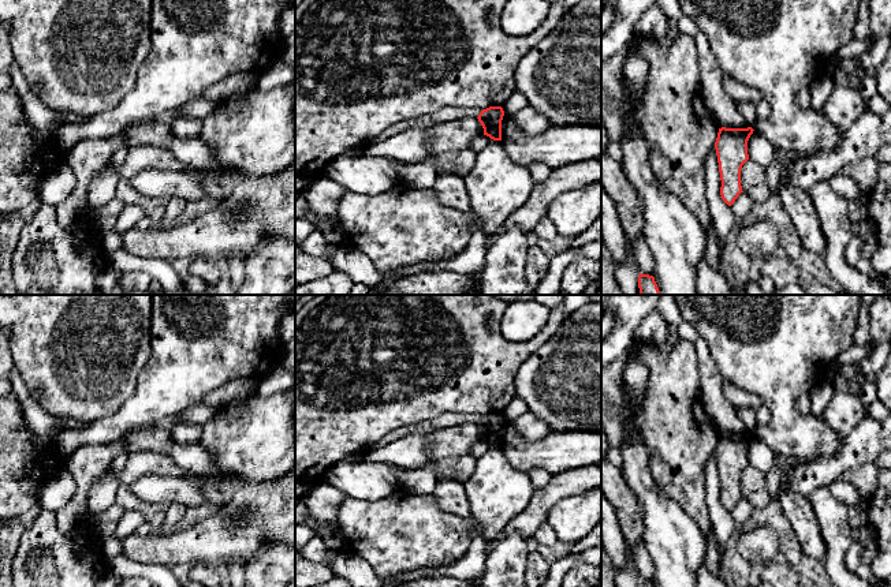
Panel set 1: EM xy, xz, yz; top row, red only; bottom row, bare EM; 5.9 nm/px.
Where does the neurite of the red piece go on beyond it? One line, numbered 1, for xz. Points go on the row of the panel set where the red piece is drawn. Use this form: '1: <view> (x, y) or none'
1: none

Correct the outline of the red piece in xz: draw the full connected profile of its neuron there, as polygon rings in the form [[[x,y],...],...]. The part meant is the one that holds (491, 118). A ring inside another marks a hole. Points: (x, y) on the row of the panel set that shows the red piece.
[[[489,106],[478,115],[478,121],[484,128],[484,135],[493,141],[502,141],[502,120],[504,111],[502,106]]]

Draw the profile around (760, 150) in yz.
[[[753,131],[748,141],[748,154],[749,160],[765,168],[775,160],[775,147],[767,138]]]

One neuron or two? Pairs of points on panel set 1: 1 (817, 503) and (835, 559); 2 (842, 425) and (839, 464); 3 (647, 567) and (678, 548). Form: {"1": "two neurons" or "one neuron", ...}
{"1": "one neuron", "2": "two neurons", "3": "two neurons"}

